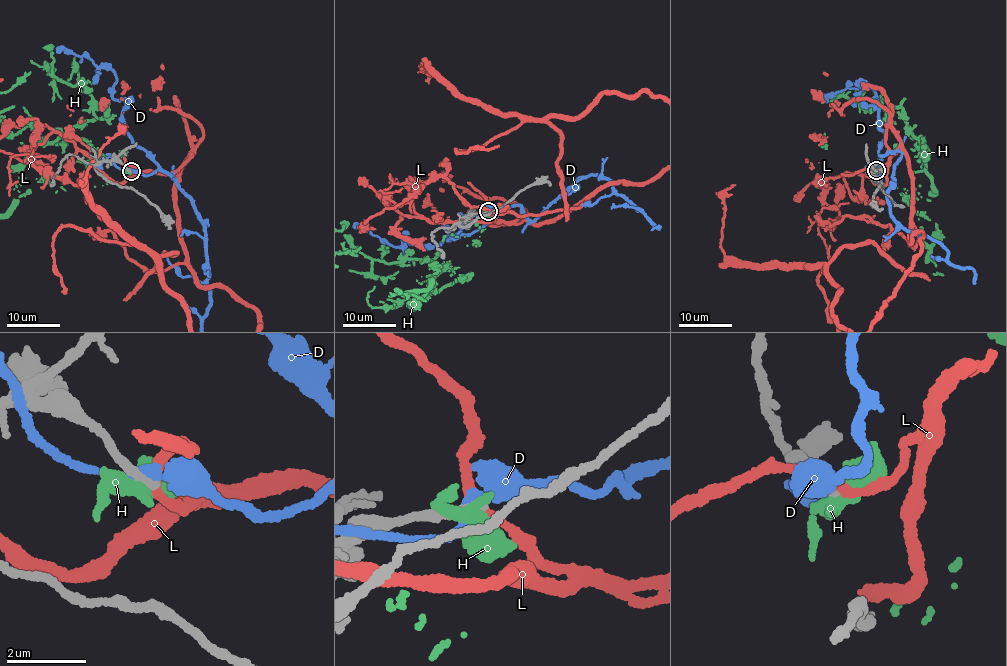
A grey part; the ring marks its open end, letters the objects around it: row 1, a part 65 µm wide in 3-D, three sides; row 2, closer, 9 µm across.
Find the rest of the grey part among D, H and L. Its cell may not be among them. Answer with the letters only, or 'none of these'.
none of these

